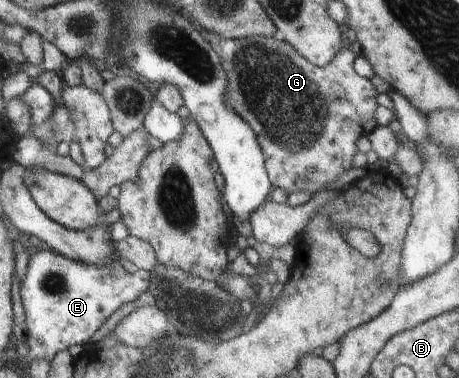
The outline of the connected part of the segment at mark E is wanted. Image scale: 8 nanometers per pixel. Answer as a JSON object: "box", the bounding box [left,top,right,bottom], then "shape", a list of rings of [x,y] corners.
{"box":[21,246,149,362],"shape":[[[45,246],[38,252],[33,251],[22,281],[21,298],[27,323],[26,359],[30,362],[38,357],[51,360],[56,352],[68,350],[72,345],[85,347],[116,309],[128,301],[136,301],[148,291],[148,285],[149,271],[128,273],[119,261],[98,267],[68,259]]]}

